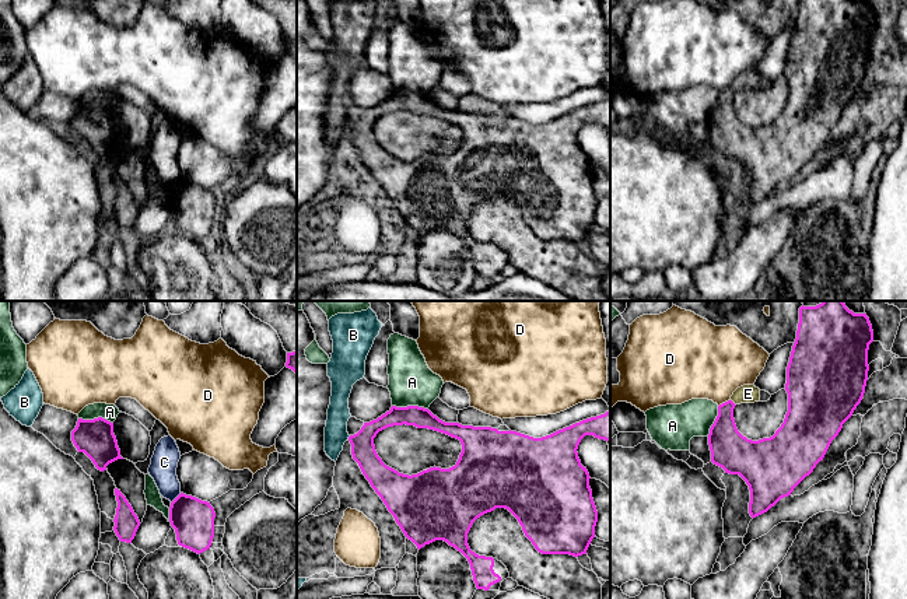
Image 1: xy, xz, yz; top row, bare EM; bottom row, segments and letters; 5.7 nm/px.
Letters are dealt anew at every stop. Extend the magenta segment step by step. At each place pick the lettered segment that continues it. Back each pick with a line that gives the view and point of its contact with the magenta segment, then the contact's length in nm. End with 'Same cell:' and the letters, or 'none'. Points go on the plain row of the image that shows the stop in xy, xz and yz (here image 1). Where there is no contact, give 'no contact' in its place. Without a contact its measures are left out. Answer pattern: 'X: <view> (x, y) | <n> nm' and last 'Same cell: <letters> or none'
E: yz (732, 88) | 50 nm
Same cell: E

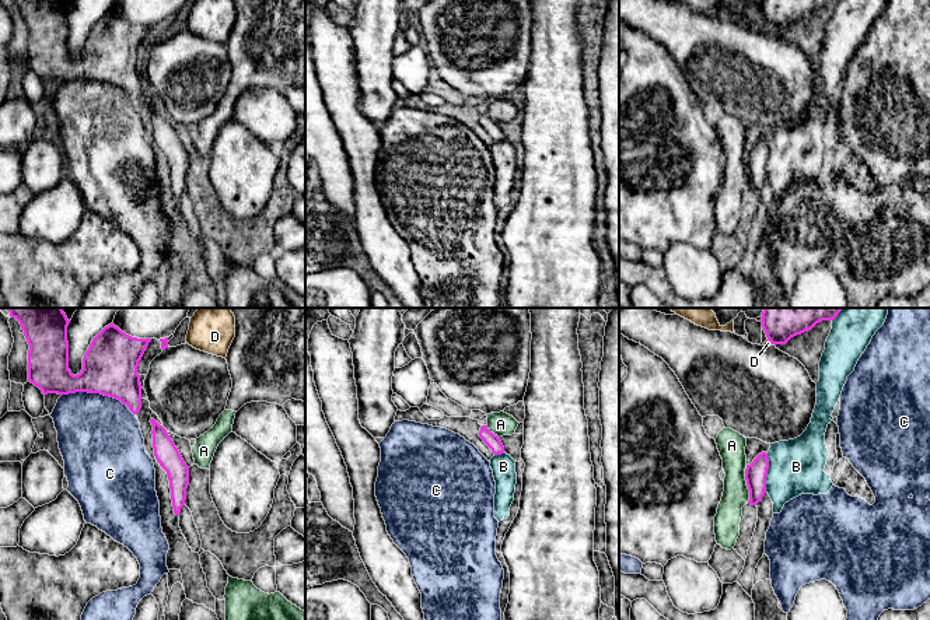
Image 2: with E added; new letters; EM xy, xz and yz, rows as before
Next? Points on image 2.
Same cell: none

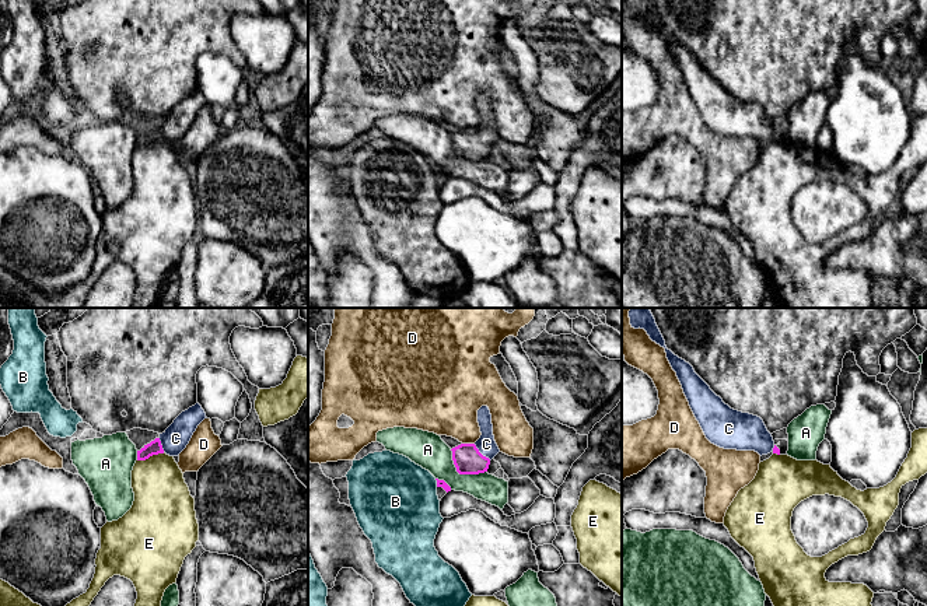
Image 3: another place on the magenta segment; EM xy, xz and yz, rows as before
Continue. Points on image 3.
C: xz (481, 140) | 140 nm
Same cell: C

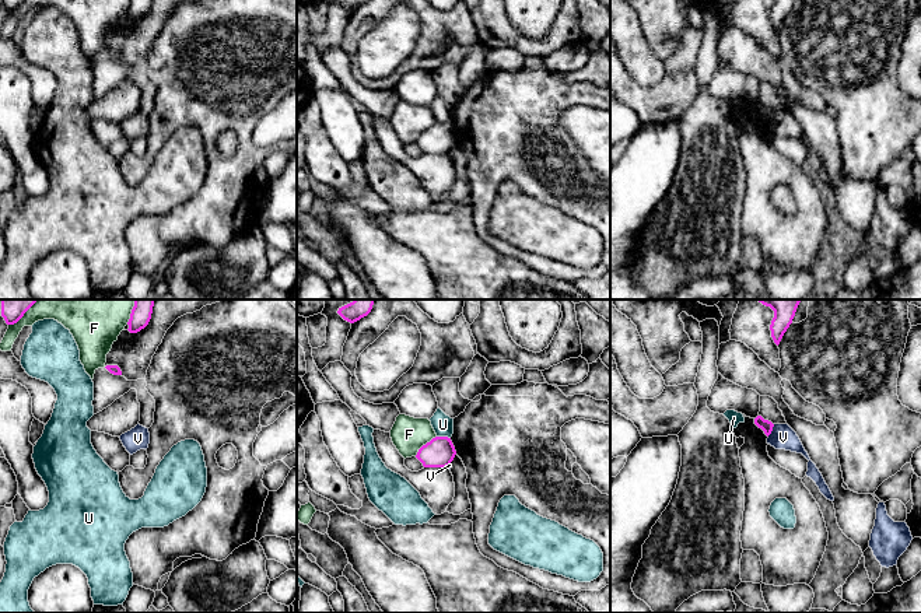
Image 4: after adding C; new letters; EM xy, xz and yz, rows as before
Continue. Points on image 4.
Same cell: none

